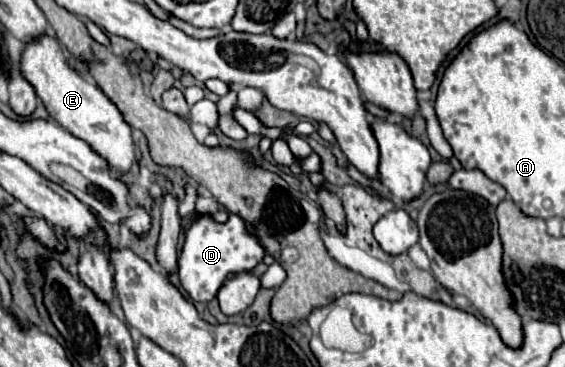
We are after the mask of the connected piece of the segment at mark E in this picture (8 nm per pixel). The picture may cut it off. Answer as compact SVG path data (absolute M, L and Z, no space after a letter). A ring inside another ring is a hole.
M41 35L37 41L25 47L25 53L21 57L21 73L33 85L49 115L65 131L89 143L89 147L109 163L109 169L113 169L113 173L129 173L131 167L139 163L131 125L123 119L121 111L99 87L95 87L87 77L79 75L69 65L67 55L61 51L59 41L55 37Z

